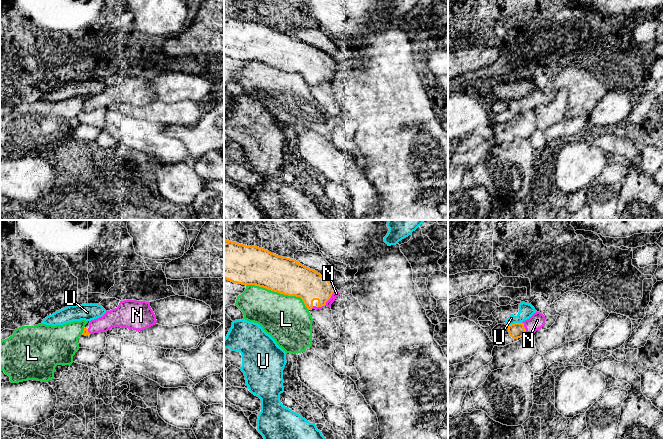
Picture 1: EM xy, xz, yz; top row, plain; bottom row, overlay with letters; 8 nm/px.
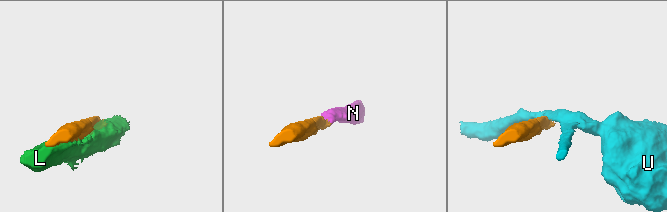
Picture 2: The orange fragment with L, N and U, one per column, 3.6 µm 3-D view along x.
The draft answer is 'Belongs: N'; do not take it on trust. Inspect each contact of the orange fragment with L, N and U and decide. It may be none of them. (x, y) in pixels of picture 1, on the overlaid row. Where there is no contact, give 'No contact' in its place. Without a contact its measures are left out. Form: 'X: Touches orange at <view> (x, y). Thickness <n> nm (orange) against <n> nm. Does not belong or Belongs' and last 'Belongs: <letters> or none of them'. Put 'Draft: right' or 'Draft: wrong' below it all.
L: Touches orange at xz (279, 292). Thickness 300 nm (orange) against 380 nm. Does not belong
N: Touches orange at xz (328, 299). Thickness 240 nm (orange) against 50 nm. Belongs
U: Touches orange at yz (514, 323). Thickness 130 nm (orange) against 120 nm. Does not belong
Belongs: N
Draft: right

